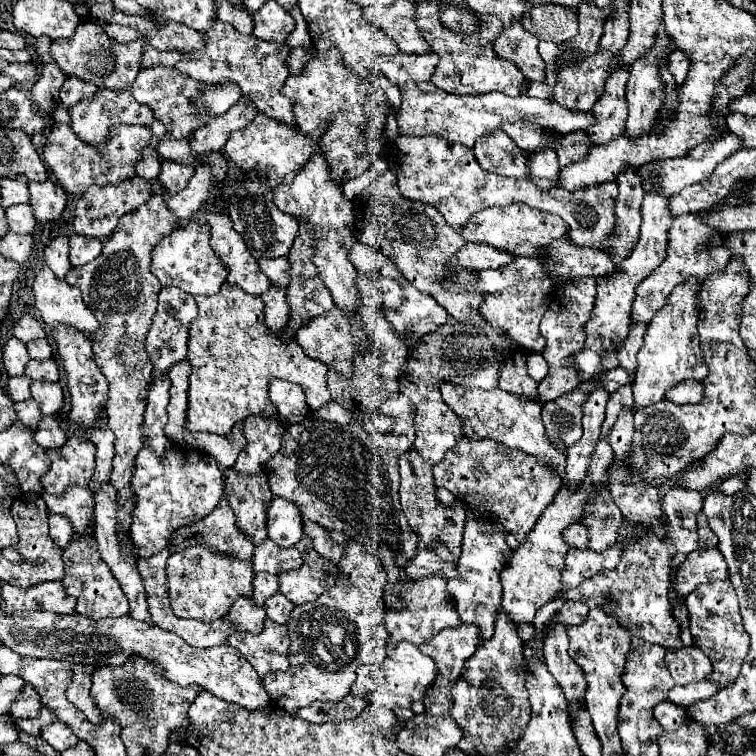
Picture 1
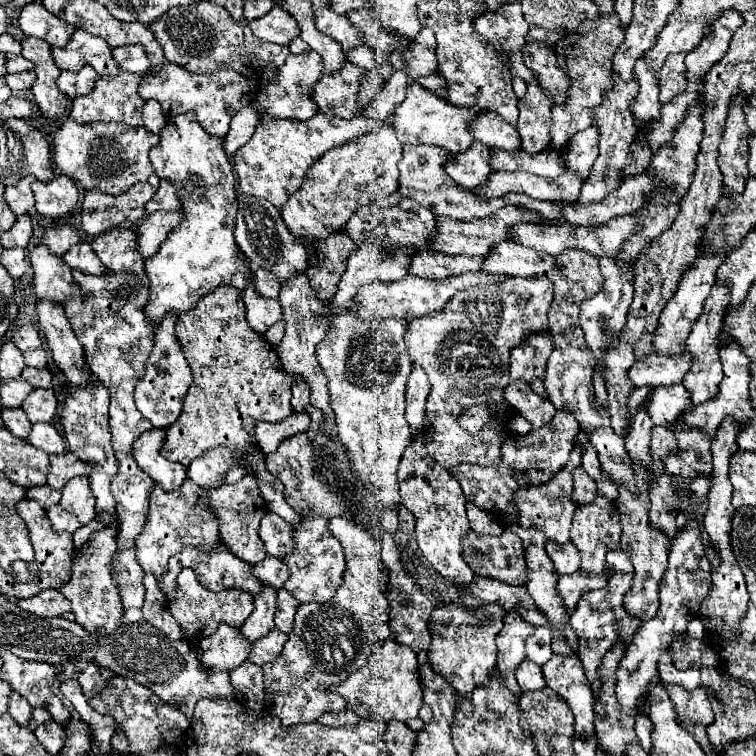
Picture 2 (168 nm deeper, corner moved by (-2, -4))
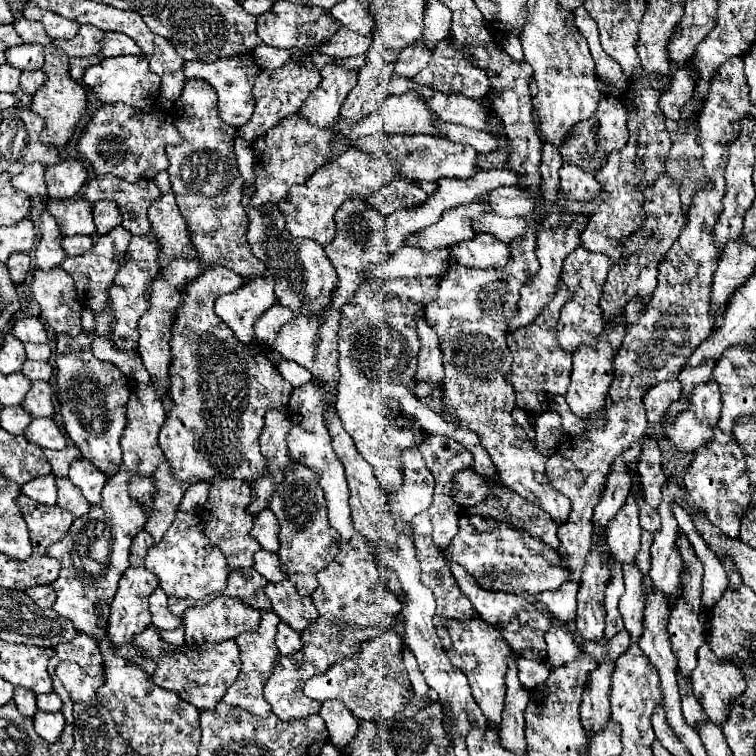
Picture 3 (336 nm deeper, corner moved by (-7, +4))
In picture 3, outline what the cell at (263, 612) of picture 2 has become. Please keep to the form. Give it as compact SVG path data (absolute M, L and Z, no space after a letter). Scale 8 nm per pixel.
M266 612L262 614L262 622L258 626L258 630L254 632L248 632L248 634L240 634L236 638L236 644L240 648L240 662L242 662L242 670L236 678L236 682L226 690L224 694L224 702L226 704L232 704L232 706L238 706L242 710L248 710L252 714L267 717L270 712L270 706L268 702L264 700L262 696L262 690L264 690L264 684L266 684L266 678L272 674L274 670L274 662L278 660L280 652L276 650L276 644L274 644L274 636L276 636L276 626L278 626L280 618L274 614L274 612Z

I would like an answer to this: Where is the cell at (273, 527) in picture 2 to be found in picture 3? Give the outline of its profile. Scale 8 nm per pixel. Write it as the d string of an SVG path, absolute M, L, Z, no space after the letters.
M266 508L262 510L256 520L254 520L254 526L250 530L252 538L258 540L258 544L268 550L268 552L278 552L280 544L278 544L278 532L280 532L280 526L276 522L276 516Z

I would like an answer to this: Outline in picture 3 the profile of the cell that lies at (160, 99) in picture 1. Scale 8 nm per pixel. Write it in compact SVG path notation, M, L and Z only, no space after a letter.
M234 54L232 58L222 58L216 62L186 62L184 74L188 78L200 78L212 84L212 88L218 94L218 112L220 120L224 120L230 126L242 126L252 118L254 112L254 98L252 98L252 86L256 80L256 60L252 54Z

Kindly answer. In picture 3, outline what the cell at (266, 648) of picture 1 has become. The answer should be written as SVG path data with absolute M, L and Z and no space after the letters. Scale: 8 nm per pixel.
M280 622L280 624L278 624L278 634L276 634L276 646L278 646L278 650L280 650L282 656L300 652L300 650L302 650L300 632L296 632L296 630L292 630L288 624Z

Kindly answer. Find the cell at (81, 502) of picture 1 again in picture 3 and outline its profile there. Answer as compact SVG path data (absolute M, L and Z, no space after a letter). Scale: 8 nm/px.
M80 458L80 460L72 462L68 476L70 476L72 484L82 490L82 494L88 498L90 504L100 502L100 492L102 492L104 482L106 482L106 474L102 470L98 470L86 458Z

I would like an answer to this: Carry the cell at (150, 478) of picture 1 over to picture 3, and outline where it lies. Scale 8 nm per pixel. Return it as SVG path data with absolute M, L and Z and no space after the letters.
M178 512L176 520L166 530L160 544L154 544L148 550L146 568L160 578L160 588L168 596L192 598L192 600L200 600L208 594L222 592L226 586L226 578L230 574L224 554L206 540L204 522L200 522L200 516L186 512Z

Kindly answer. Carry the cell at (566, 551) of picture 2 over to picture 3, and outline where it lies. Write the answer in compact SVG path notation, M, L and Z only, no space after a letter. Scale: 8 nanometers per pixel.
M462 516L462 518L460 518L460 530L458 530L458 534L452 538L452 542L448 544L446 560L456 562L458 566L464 566L464 568L468 570L468 574L472 574L472 578L476 578L476 582L484 582L484 584L480 584L480 586L484 586L486 590L504 590L504 592L510 592L510 594L512 594L512 592L514 592L514 594L540 594L540 592L544 592L544 590L556 590L556 586L560 586L560 582L564 582L564 580L570 576L570 574L562 568L562 560L560 560L558 550L554 550L554 548L550 548L548 544L544 544L544 542L532 538L528 532L524 532L524 530L520 530L520 528L508 524L508 522L496 522L496 520L490 518L490 516Z

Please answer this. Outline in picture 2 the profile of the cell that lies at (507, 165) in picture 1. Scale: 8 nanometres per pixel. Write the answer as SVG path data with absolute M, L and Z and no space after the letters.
M473 142L469 150L455 154L453 160L445 164L445 172L461 186L479 188L491 176L491 162L487 162L487 154L491 154L489 146Z

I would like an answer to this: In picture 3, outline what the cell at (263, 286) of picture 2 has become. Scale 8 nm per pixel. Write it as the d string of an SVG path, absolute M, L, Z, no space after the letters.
M256 278L216 300L216 314L244 344L254 344L254 322L276 302L272 278Z

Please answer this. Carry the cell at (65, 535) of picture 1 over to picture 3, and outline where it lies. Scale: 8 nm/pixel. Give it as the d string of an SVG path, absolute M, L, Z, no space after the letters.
M56 478L56 486L58 486L58 506L72 512L72 516L88 514L90 510L88 500L80 494L80 490L76 490L76 486L72 486L72 482L68 482L68 478Z

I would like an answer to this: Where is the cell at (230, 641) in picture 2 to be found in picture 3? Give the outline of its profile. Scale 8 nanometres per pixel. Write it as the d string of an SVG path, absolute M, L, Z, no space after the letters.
M234 640L196 646L196 648L186 646L186 648L168 652L158 660L156 670L152 674L152 682L160 688L176 692L182 700L190 702L198 710L212 710L222 700L228 686L232 686L232 682L238 678L240 668L242 668L240 650Z

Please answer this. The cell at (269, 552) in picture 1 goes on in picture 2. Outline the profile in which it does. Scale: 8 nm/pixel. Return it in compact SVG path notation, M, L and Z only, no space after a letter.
M265 556L265 560L255 564L253 574L263 584L269 584L273 588L281 588L285 584L285 580L289 578L289 570L287 570L285 562L279 560L279 558L271 558L271 556Z

